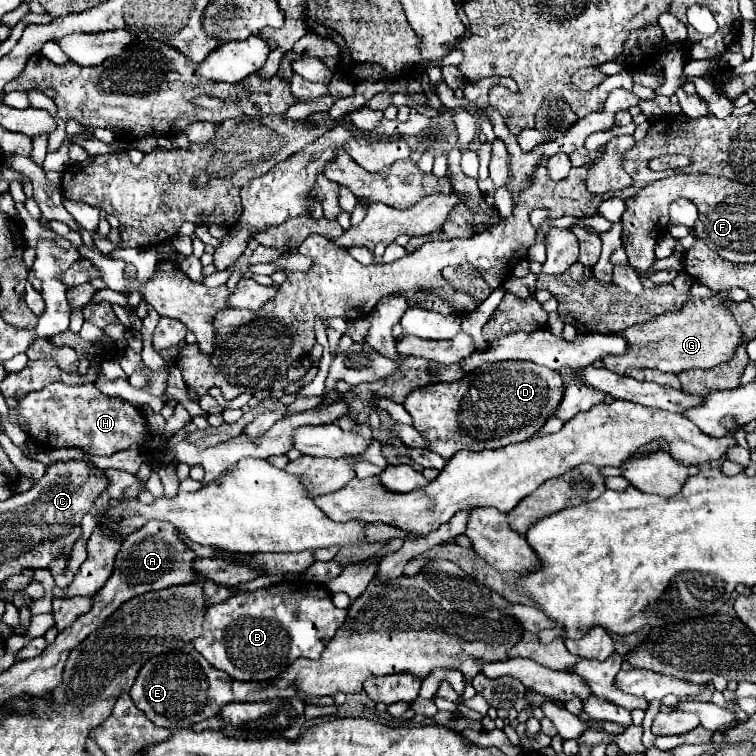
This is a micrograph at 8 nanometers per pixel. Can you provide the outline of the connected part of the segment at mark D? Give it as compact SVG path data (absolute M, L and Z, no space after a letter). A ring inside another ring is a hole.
M501 361L501 363L485 363L479 369L465 375L461 381L453 383L435 383L421 387L407 395L403 407L413 417L413 427L429 441L431 451L439 453L443 459L449 459L453 453L461 449L499 449L511 443L521 443L533 437L549 415L555 411L563 397L563 381L561 375L549 367L535 365L531 361Z

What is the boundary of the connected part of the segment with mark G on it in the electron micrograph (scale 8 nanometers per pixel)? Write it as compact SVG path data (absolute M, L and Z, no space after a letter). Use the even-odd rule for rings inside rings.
M727 289L713 293L711 297L691 295L681 311L663 313L645 323L627 327L621 335L633 345L633 353L625 353L625 357L605 357L605 367L617 375L625 375L627 369L659 369L677 375L689 369L711 369L729 361L735 355L735 349L743 343L741 327L729 311L729 303L733 303L733 299ZM651 343L657 345L653 353L647 349Z

